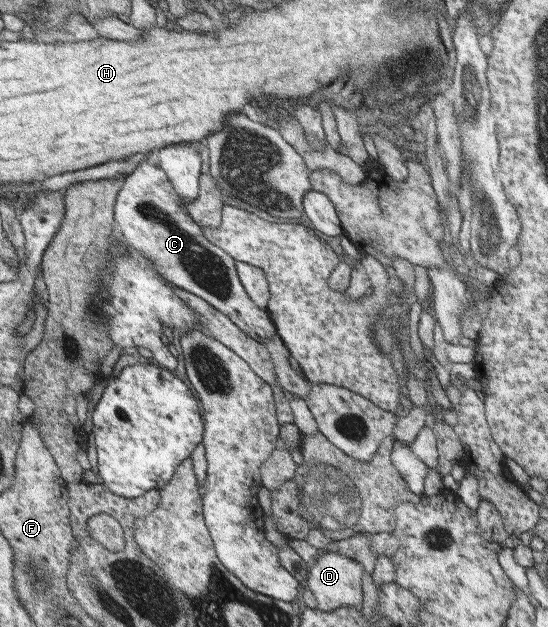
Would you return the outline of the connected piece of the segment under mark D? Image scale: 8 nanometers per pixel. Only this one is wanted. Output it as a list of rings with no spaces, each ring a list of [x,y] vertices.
[[[329,551],[320,552],[311,560],[306,577],[307,589],[315,597],[317,609],[331,611],[349,606],[360,609],[362,605],[360,582],[364,572],[364,567],[361,564],[354,562],[346,555]]]

